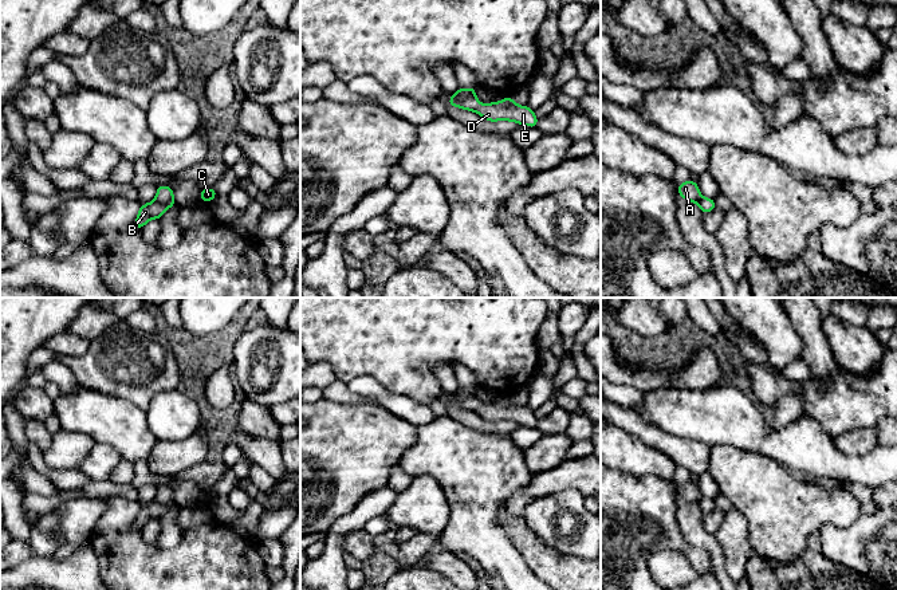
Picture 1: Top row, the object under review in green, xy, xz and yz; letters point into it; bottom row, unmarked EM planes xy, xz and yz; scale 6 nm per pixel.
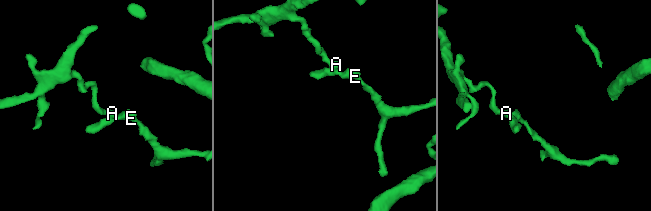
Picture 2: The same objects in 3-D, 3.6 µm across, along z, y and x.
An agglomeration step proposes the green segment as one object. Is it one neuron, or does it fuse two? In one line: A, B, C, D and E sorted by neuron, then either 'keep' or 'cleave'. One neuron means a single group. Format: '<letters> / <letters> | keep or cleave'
A / B C D E | cleave

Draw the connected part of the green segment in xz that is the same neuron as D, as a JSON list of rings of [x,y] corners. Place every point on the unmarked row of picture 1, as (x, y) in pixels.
[[[452,394],[448,406],[457,406],[480,414],[485,421],[514,421],[519,425],[526,425],[538,429],[538,418],[535,412],[528,406],[518,406],[508,394],[501,402],[481,405],[476,396],[472,394],[461,398],[459,394]]]

